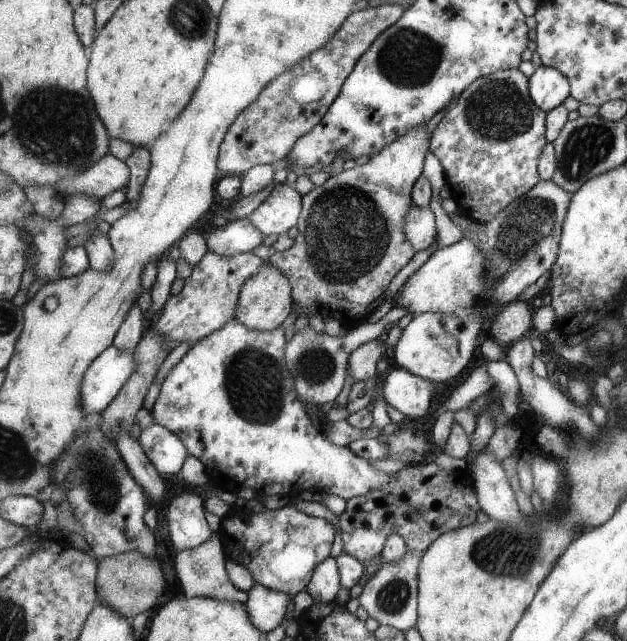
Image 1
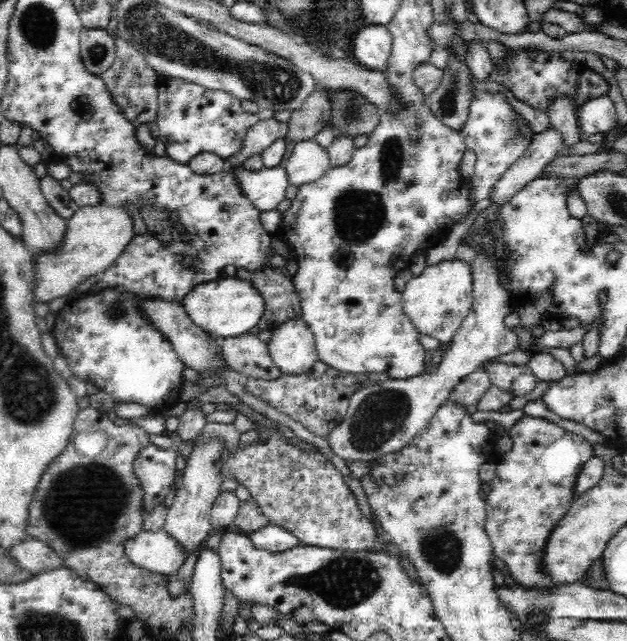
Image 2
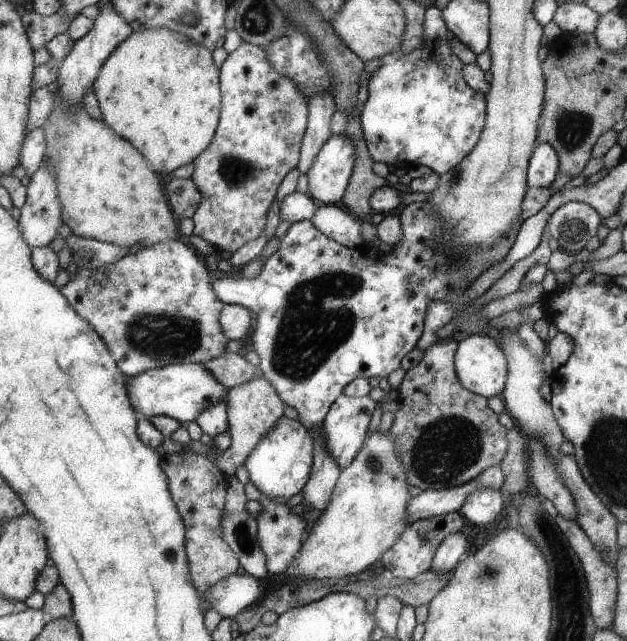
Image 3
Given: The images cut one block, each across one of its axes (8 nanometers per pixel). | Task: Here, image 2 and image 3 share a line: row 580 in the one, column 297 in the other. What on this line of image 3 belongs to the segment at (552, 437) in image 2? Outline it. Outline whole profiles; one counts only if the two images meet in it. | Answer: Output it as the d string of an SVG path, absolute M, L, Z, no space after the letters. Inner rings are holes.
M262 494L260 504L263 505L263 510L256 518L258 521L257 539L265 554L267 572L274 576L280 576L287 570L303 546L303 540L307 533L307 521L304 520L304 516L290 512L291 508L286 504L276 504L264 494Z

